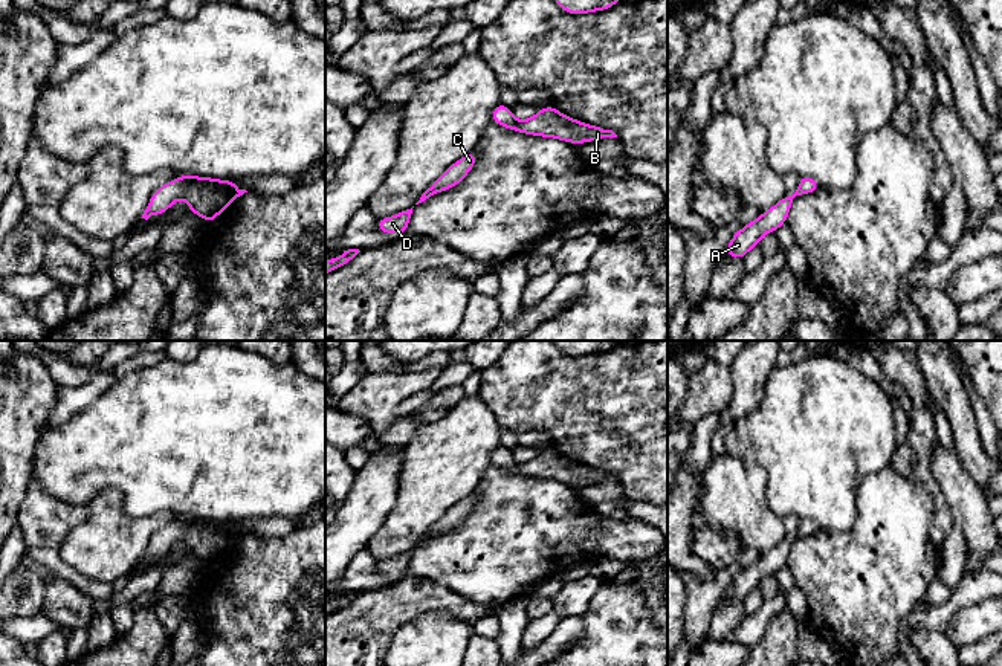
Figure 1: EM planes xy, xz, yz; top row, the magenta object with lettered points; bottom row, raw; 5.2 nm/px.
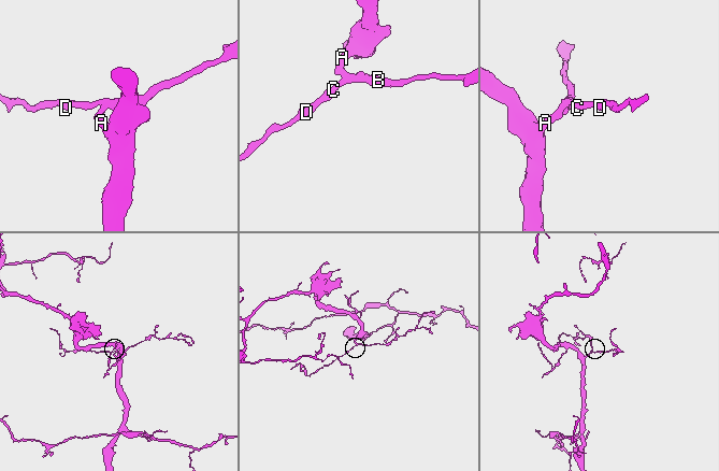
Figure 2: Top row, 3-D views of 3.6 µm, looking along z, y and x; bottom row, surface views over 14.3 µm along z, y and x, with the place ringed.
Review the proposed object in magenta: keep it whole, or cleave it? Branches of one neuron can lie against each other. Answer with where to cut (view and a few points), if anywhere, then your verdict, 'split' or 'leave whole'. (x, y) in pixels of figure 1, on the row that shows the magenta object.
cut none; leave whole

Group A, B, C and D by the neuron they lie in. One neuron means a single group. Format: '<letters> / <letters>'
A B C D

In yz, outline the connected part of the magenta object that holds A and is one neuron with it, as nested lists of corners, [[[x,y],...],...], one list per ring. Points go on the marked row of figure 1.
[[[800,176],[799,186],[794,192],[787,194],[773,208],[762,212],[756,220],[750,221],[733,234],[732,241],[726,246],[729,257],[742,260],[748,251],[759,246],[761,238],[768,232],[787,223],[791,202],[797,196],[806,196],[820,188],[819,182],[808,176]]]

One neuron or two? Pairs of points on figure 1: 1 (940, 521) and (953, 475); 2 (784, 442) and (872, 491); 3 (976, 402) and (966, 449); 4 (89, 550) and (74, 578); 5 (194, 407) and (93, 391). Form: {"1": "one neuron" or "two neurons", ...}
{"1": "two neurons", "2": "two neurons", "3": "two neurons", "4": "two neurons", "5": "two neurons"}

